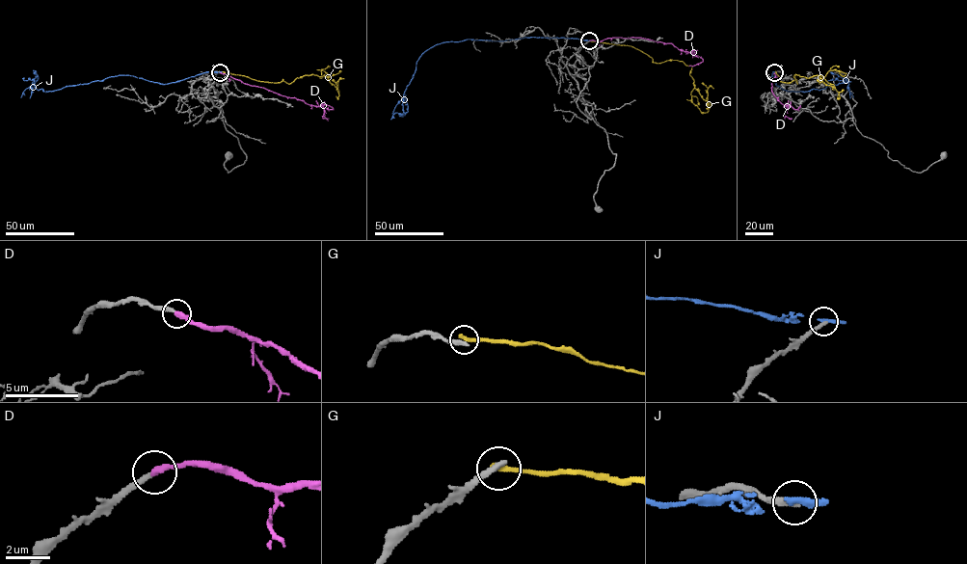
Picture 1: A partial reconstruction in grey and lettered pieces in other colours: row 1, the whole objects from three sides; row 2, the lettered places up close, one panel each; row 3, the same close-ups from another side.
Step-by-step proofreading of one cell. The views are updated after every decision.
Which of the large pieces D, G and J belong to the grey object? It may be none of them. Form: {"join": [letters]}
{"join": ["D"]}

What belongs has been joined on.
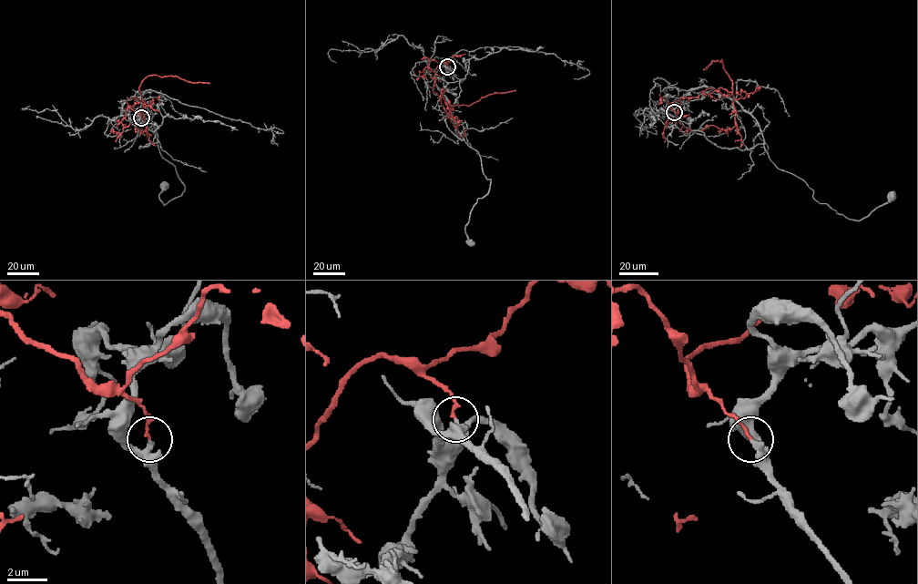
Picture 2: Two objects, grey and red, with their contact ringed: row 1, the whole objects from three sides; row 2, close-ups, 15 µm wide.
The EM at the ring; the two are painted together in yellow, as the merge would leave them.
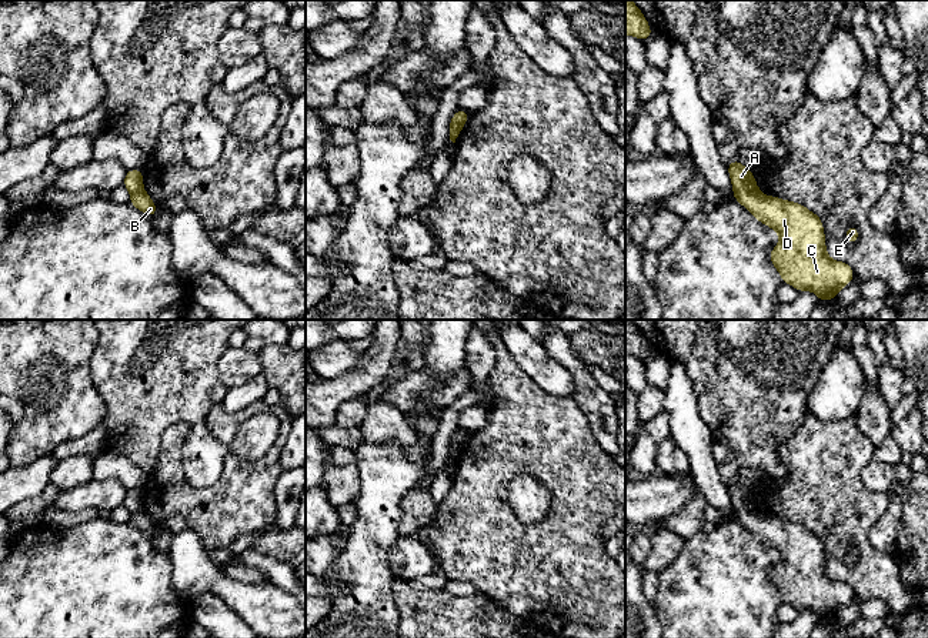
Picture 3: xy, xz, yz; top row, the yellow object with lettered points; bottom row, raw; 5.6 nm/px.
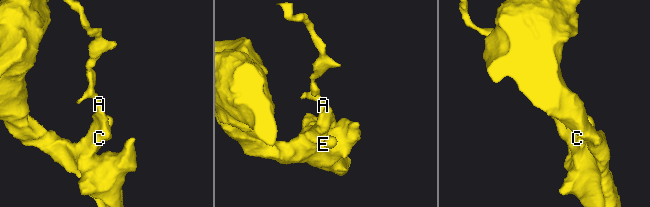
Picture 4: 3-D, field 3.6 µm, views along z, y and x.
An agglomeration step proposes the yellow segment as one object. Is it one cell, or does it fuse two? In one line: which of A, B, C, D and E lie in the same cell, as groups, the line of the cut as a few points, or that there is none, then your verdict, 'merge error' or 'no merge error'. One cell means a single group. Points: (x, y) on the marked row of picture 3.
A / B C D E | yz (758, 190), (737, 189), (734, 191) | merge error

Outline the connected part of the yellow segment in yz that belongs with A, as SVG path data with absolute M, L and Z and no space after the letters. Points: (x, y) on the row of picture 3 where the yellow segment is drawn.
M734 160L727 164L727 168L734 191L740 188L760 191L760 187L755 184L754 174L751 170L745 168L740 160Z

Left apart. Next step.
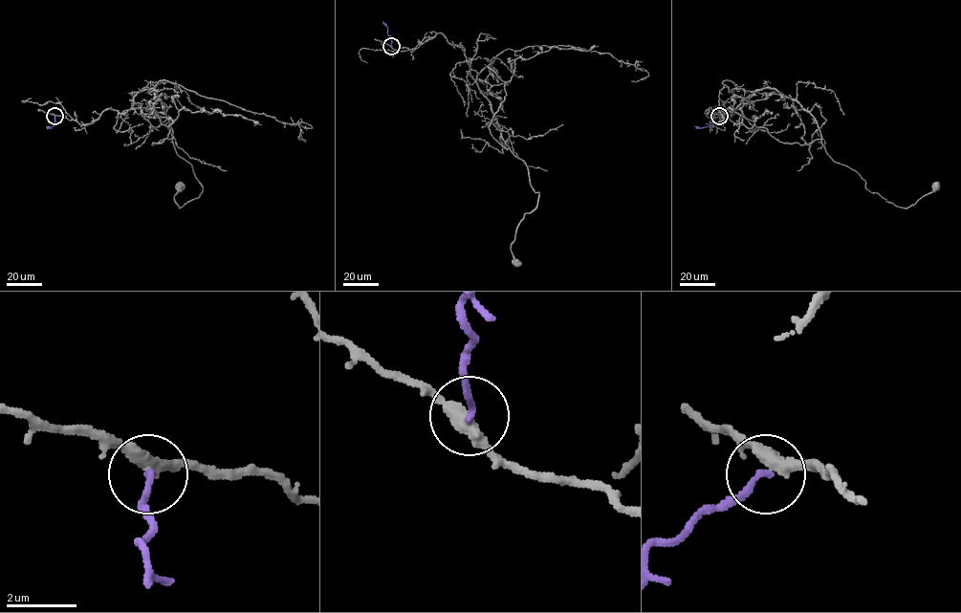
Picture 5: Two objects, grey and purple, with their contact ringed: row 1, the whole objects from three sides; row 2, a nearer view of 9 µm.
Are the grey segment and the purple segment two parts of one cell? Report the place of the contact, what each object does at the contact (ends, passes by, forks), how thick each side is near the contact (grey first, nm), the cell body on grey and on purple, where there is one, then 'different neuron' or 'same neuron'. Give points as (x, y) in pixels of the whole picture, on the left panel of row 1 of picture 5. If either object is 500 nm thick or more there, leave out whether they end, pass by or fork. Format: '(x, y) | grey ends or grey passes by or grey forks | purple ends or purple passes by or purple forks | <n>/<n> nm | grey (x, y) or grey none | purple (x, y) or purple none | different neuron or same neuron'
(54, 116) | grey passes by | purple ends | 380/200 nm | grey (180, 186) | purple none | different neuron

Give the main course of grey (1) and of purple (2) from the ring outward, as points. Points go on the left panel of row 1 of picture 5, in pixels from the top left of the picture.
1: (54, 116), (90, 124), (107, 109), (124, 113), (151, 88), (202, 191), (179, 207), (181, 186)
2: (54, 116), (51, 128), (46, 126)

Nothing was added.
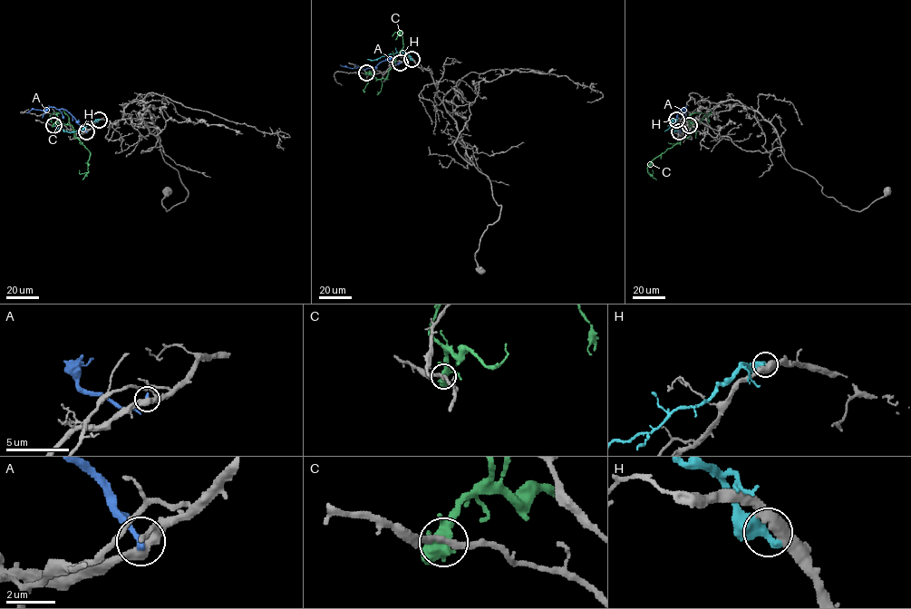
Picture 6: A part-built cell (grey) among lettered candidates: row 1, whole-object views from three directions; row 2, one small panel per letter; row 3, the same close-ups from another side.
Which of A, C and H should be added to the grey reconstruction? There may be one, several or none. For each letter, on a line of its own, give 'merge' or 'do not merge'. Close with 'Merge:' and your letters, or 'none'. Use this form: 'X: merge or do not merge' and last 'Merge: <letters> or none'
A: do not merge
C: do not merge
H: do not merge
Merge: none

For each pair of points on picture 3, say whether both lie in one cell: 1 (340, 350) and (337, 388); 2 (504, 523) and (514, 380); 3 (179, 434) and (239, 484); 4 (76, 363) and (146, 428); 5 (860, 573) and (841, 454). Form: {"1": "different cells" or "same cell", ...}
{"1": "different cells", "2": "same cell", "3": "same cell", "4": "different cells", "5": "same cell"}

